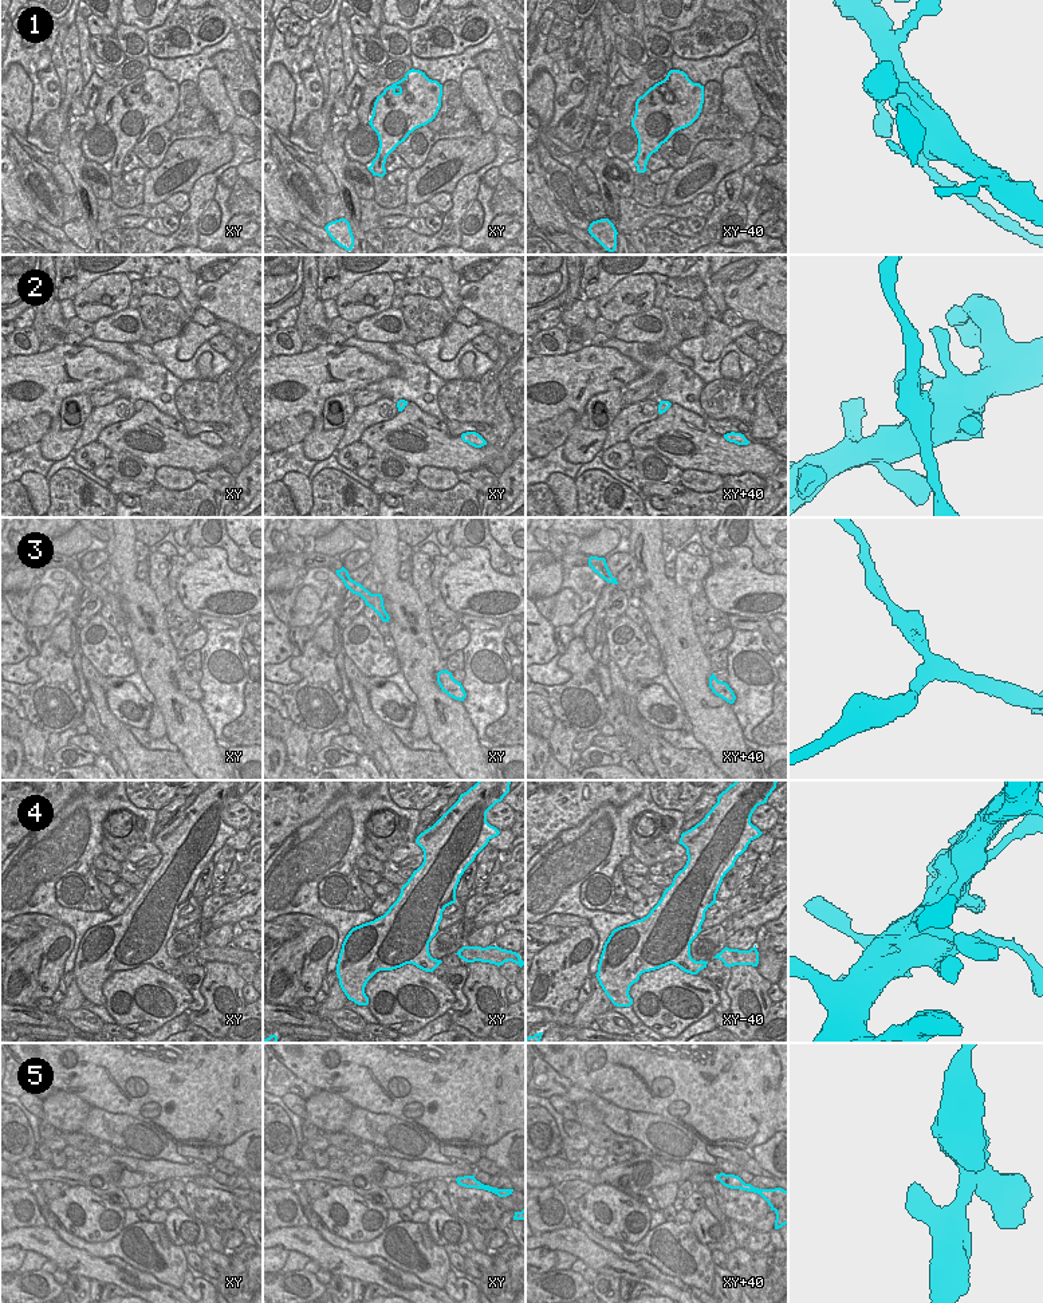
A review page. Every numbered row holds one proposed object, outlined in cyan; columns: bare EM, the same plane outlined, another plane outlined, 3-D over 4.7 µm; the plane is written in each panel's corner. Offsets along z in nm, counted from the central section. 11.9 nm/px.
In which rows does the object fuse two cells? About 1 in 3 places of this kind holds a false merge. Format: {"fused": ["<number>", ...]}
{"fused": ["1", "2"]}

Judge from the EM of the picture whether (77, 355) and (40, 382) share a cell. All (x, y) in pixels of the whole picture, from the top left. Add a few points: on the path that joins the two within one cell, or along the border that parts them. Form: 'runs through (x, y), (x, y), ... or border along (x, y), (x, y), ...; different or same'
runs through (67, 362), (50, 377); same

